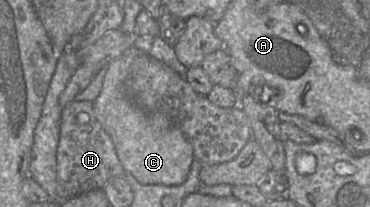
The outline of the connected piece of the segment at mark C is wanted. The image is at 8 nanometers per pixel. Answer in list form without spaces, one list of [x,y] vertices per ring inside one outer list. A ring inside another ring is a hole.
[[[126,53],[108,64],[102,89],[93,102],[94,114],[111,138],[117,157],[126,172],[131,173],[143,185],[179,186],[188,177],[194,160],[193,147],[181,130],[165,115],[142,110],[126,94],[125,81],[134,53]]]

